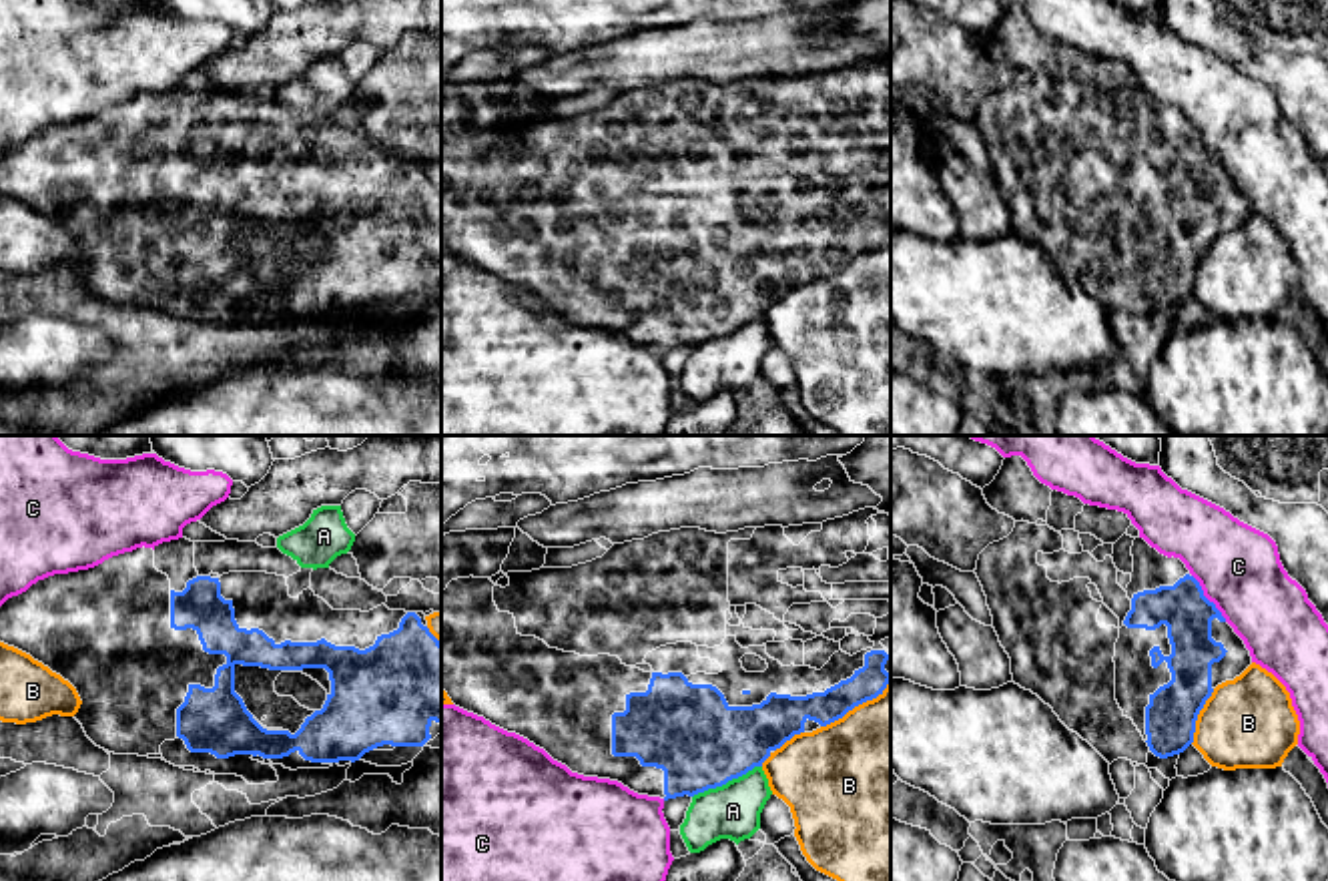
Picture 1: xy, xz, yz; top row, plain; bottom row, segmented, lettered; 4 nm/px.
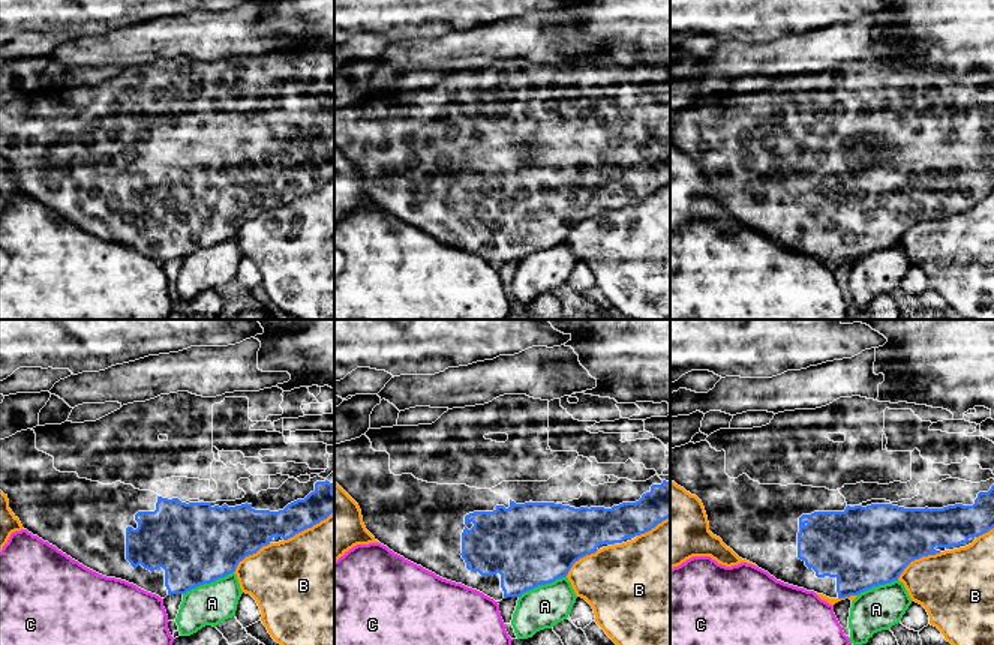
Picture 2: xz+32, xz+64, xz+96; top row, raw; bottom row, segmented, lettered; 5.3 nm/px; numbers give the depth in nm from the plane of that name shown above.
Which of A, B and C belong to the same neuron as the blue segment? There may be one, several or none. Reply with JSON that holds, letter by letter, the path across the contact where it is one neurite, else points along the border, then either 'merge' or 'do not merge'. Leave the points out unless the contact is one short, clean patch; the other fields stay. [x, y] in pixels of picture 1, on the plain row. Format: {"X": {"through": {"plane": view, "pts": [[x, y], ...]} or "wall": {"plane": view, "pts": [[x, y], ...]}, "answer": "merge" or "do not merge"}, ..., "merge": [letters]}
{"A": {"answer": "do not merge"}, "B": {"answer": "do not merge"}, "C": {"wall": {"plane": "yz", "pts": [[1192, 125], [1226, 171]]}, "answer": "do not merge"}, "merge": []}

